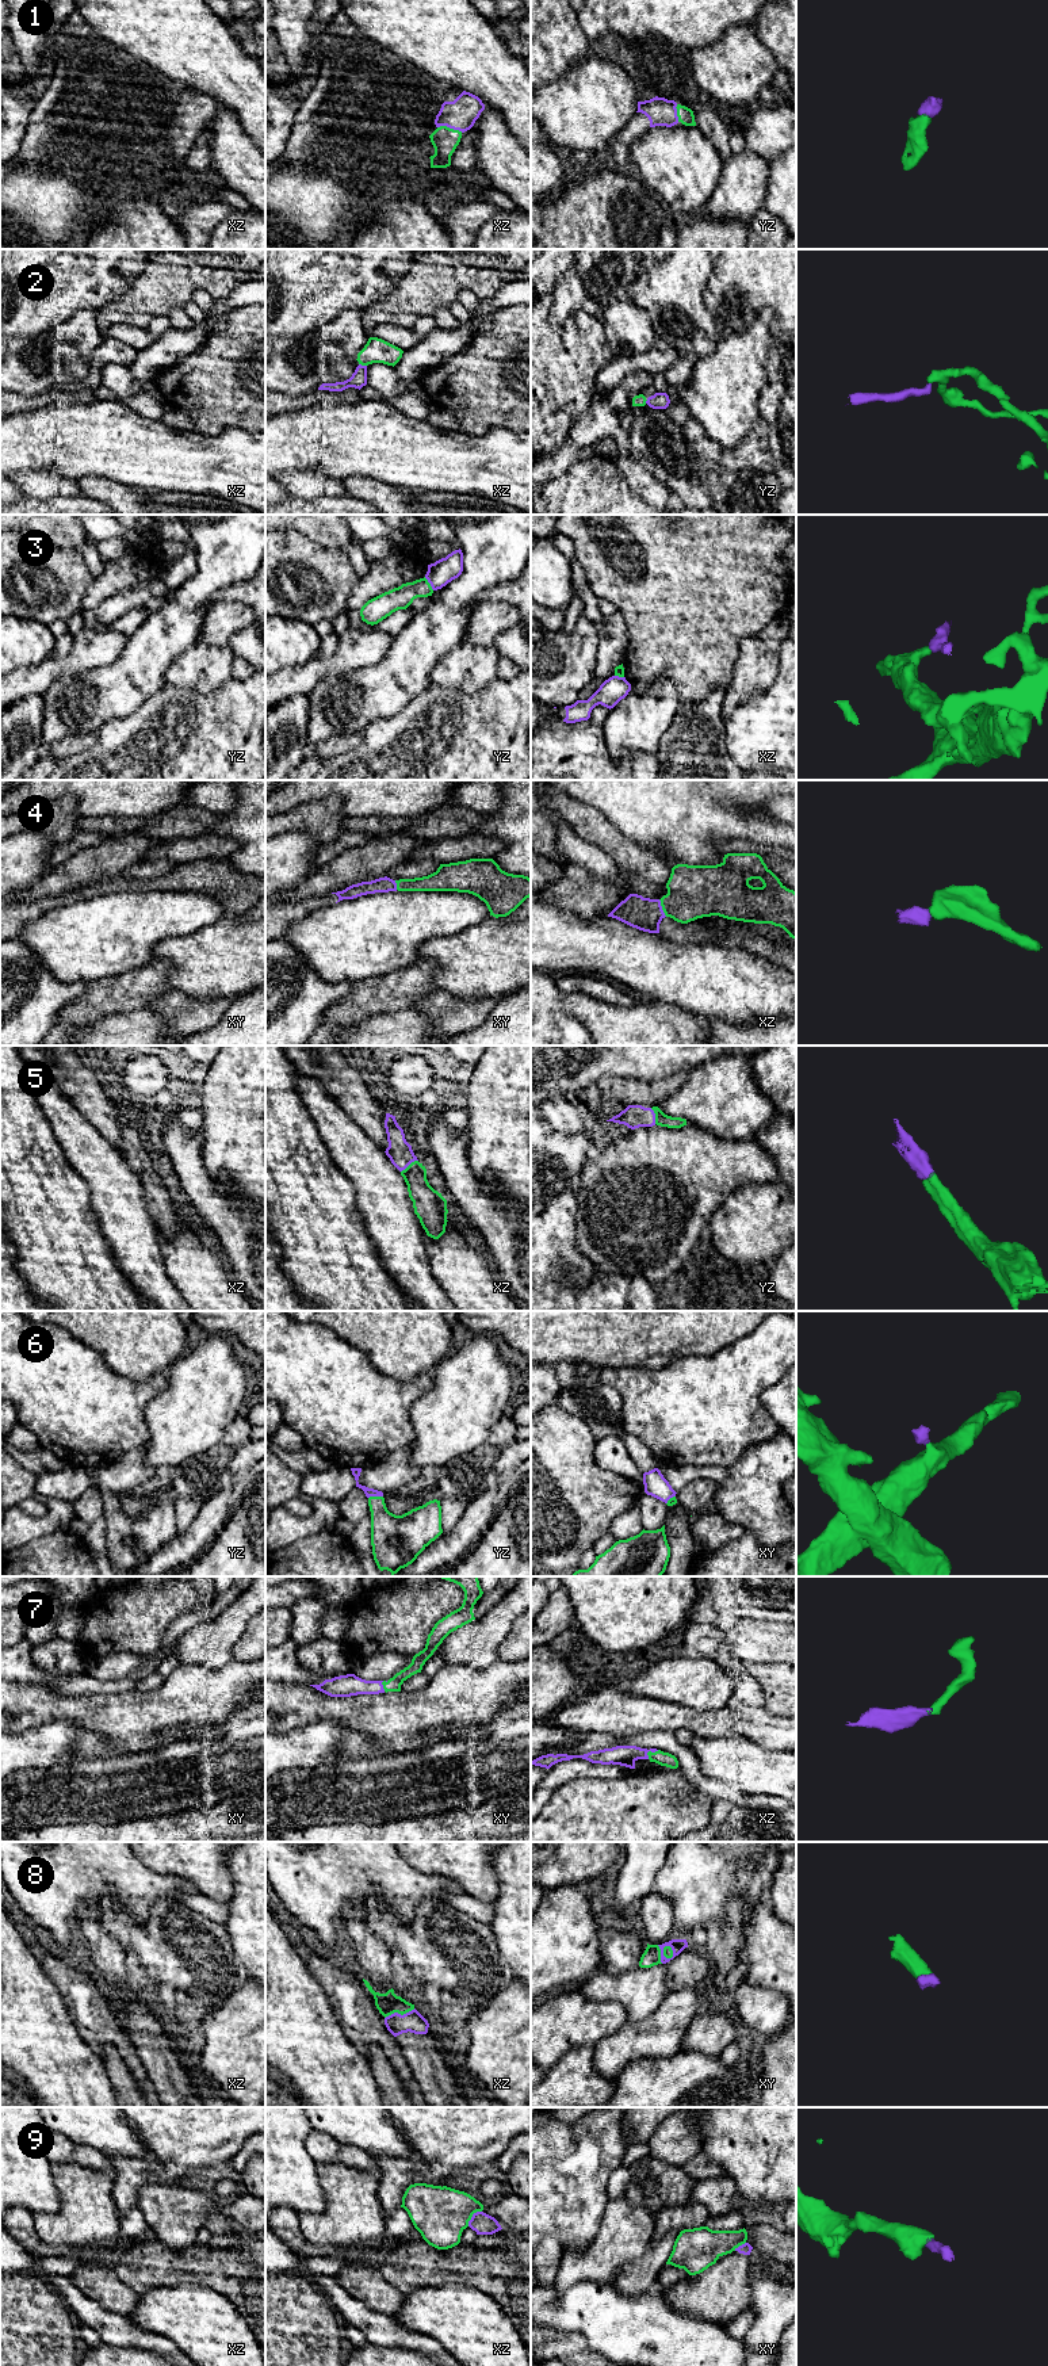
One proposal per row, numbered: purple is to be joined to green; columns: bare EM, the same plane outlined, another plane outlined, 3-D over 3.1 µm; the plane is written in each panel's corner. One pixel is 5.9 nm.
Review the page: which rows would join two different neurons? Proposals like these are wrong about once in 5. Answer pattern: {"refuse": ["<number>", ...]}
{"refuse": ["3", "9"]}

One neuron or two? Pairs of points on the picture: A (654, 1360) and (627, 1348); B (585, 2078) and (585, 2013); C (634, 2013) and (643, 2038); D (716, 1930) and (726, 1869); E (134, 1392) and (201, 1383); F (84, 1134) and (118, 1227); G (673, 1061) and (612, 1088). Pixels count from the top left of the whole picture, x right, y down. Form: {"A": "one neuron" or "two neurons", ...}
{"A": "one neuron", "B": "two neurons", "C": "two neurons", "D": "two neurons", "E": "two neurons", "F": "one neuron", "G": "two neurons"}

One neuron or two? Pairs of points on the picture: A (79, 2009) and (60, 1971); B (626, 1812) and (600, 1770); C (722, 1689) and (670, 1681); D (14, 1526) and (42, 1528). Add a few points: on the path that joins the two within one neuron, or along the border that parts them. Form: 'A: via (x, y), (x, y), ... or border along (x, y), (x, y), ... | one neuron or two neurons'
A: via (79, 1999), (79, 1991), (68, 1980) | one neuron
B: border along (632, 1769), (620, 1777), (573, 1778) | two neurons
C: via (710, 1689), (696, 1682), (683, 1681) | one neuron
D: via (20, 1528), (35, 1528) | one neuron

